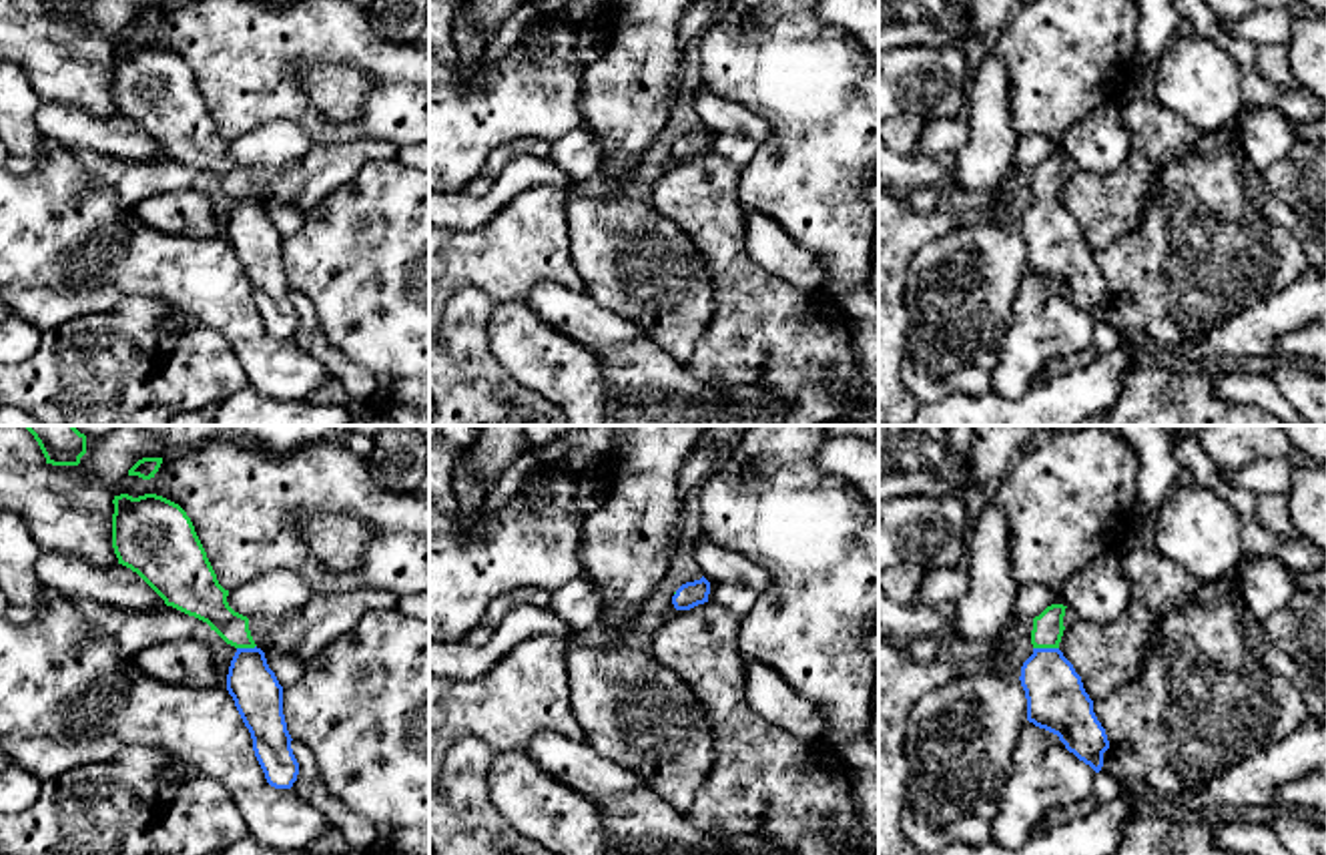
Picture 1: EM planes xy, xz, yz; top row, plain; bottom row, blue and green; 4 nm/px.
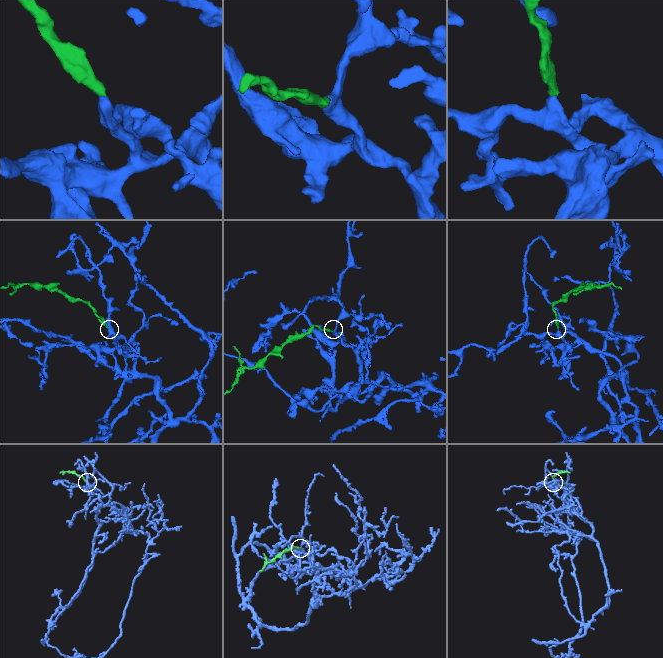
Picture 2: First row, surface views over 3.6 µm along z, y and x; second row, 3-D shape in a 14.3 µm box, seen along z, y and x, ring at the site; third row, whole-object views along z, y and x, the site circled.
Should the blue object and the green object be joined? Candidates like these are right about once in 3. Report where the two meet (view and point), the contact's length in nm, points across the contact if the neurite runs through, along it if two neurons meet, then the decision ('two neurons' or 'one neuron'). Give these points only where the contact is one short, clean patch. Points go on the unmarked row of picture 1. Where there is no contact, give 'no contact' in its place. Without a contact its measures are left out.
contact yz (1046, 199); length 100 nm; one neuron

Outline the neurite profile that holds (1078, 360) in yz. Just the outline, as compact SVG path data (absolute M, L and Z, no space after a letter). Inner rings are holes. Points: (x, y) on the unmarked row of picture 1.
M1089 345L1083 351L1065 355L1057 361L1047 363L1035 377L1033 377L1033 387L1049 383L1053 377L1063 375L1071 369L1085 367L1087 363L1095 361L1099 353Z

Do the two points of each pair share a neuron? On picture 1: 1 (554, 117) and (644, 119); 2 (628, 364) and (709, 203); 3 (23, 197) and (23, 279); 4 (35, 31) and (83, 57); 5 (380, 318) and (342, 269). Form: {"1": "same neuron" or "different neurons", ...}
{"1": "different neurons", "2": "different neurons", "3": "same neuron", "4": "same neuron", "5": "same neuron"}

